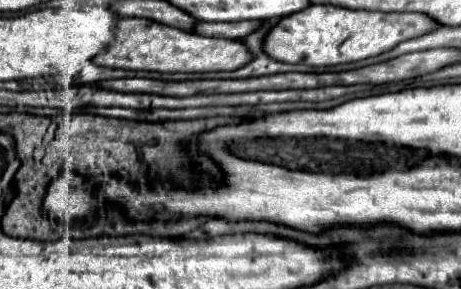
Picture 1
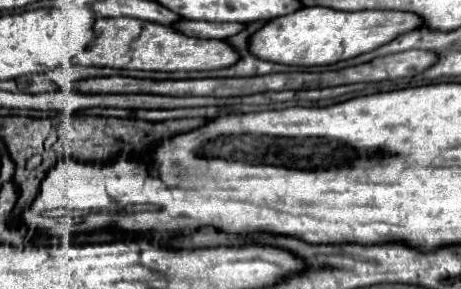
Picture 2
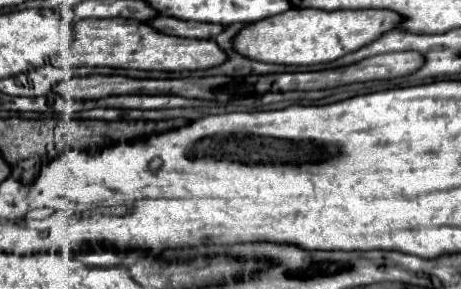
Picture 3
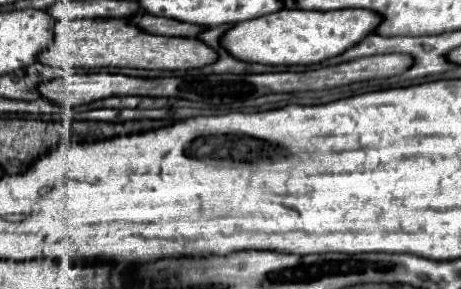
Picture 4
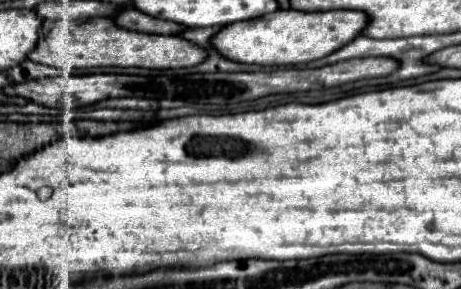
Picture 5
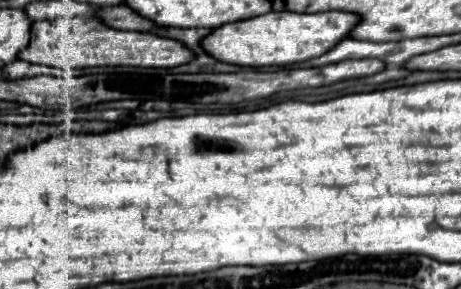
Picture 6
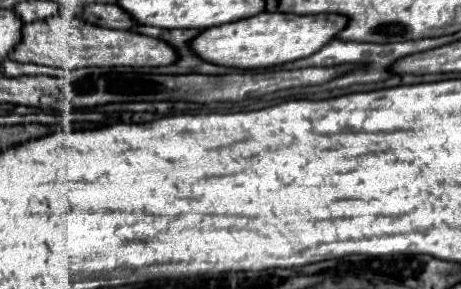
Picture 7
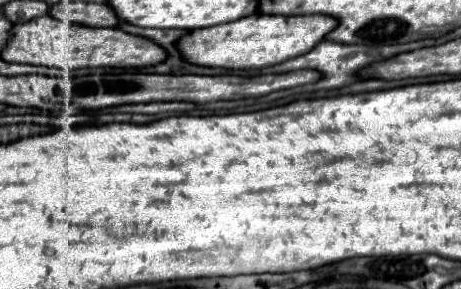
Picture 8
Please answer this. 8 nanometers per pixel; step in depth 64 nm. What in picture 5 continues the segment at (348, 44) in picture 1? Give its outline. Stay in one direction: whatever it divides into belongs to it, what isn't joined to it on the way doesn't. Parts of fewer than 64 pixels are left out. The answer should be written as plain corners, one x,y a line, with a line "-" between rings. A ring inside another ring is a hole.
276,10
256,20
244,20
224,26
212,36
212,46
232,62
260,64
260,66
294,66
320,60
350,40
354,40
364,26
368,16
356,10
330,10
330,12
298,12
298,10

